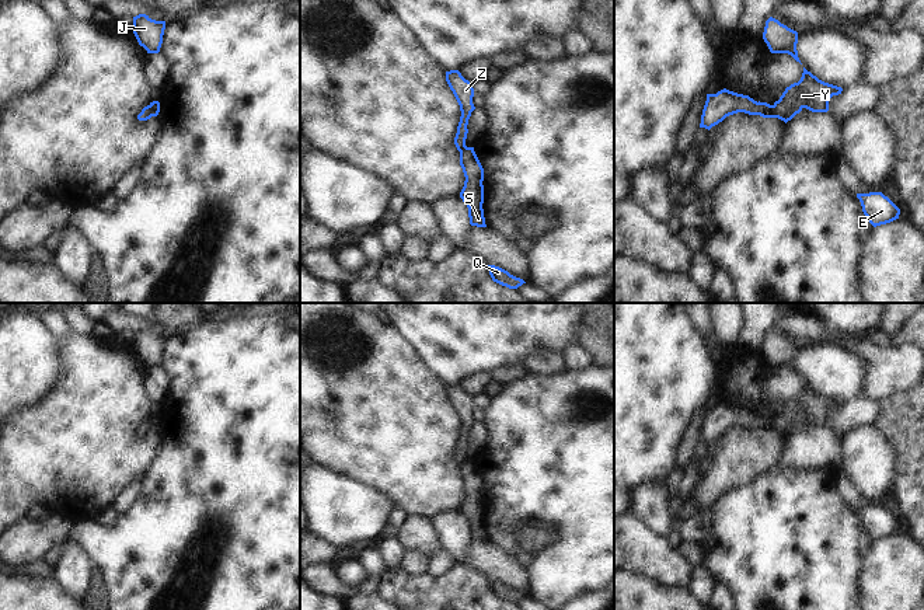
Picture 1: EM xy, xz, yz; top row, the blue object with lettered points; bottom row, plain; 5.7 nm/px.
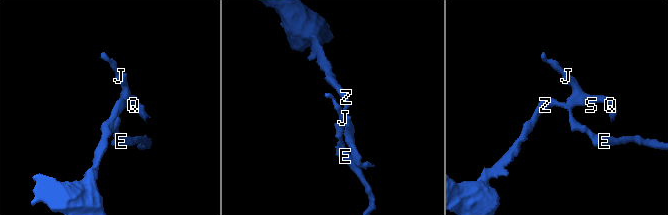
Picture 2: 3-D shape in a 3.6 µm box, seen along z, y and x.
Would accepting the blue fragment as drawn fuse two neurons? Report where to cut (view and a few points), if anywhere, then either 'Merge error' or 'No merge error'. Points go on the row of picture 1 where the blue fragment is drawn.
Split along yz (773, 105), (776, 117). Merge error

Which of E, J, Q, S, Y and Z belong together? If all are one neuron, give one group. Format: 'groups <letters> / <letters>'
groups E Z / J Q S Y

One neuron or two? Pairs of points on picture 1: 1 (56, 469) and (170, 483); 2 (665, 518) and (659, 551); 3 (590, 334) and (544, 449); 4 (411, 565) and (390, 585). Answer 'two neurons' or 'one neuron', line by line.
1: two neurons
2: two neurons
3: two neurons
4: two neurons

